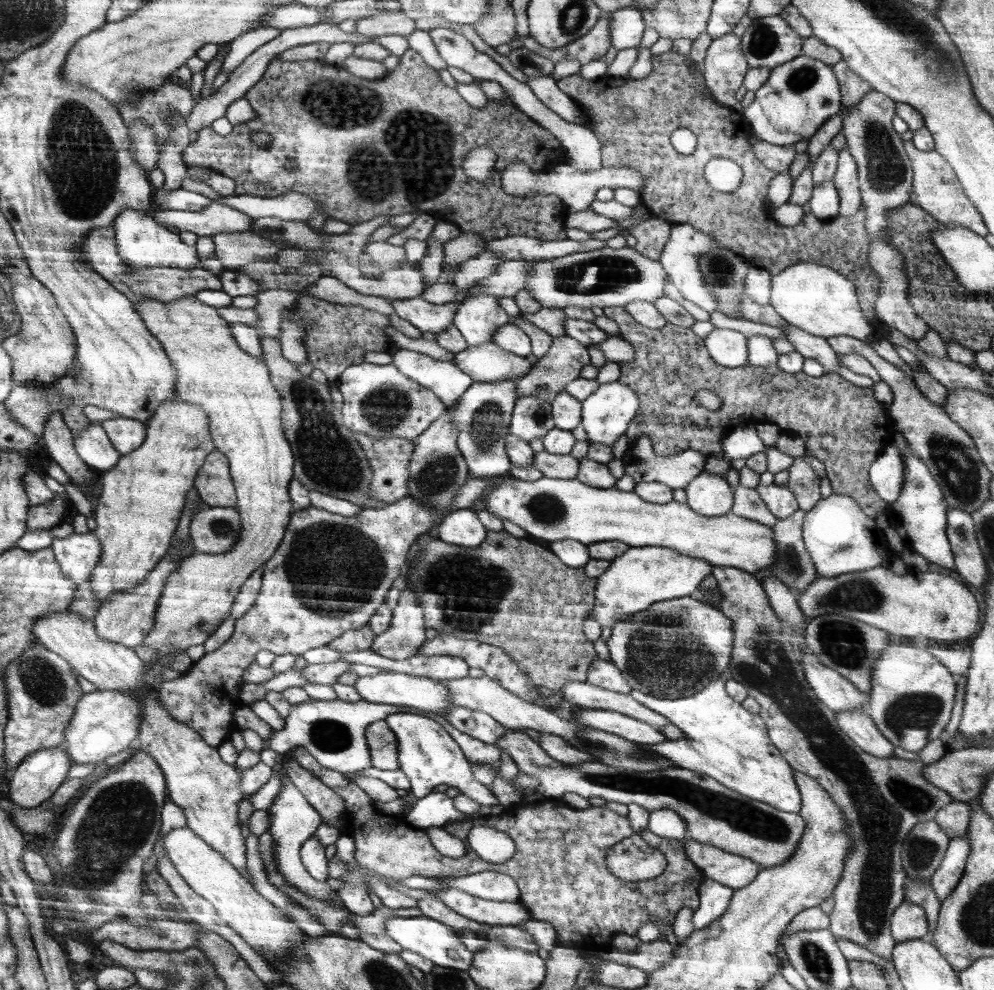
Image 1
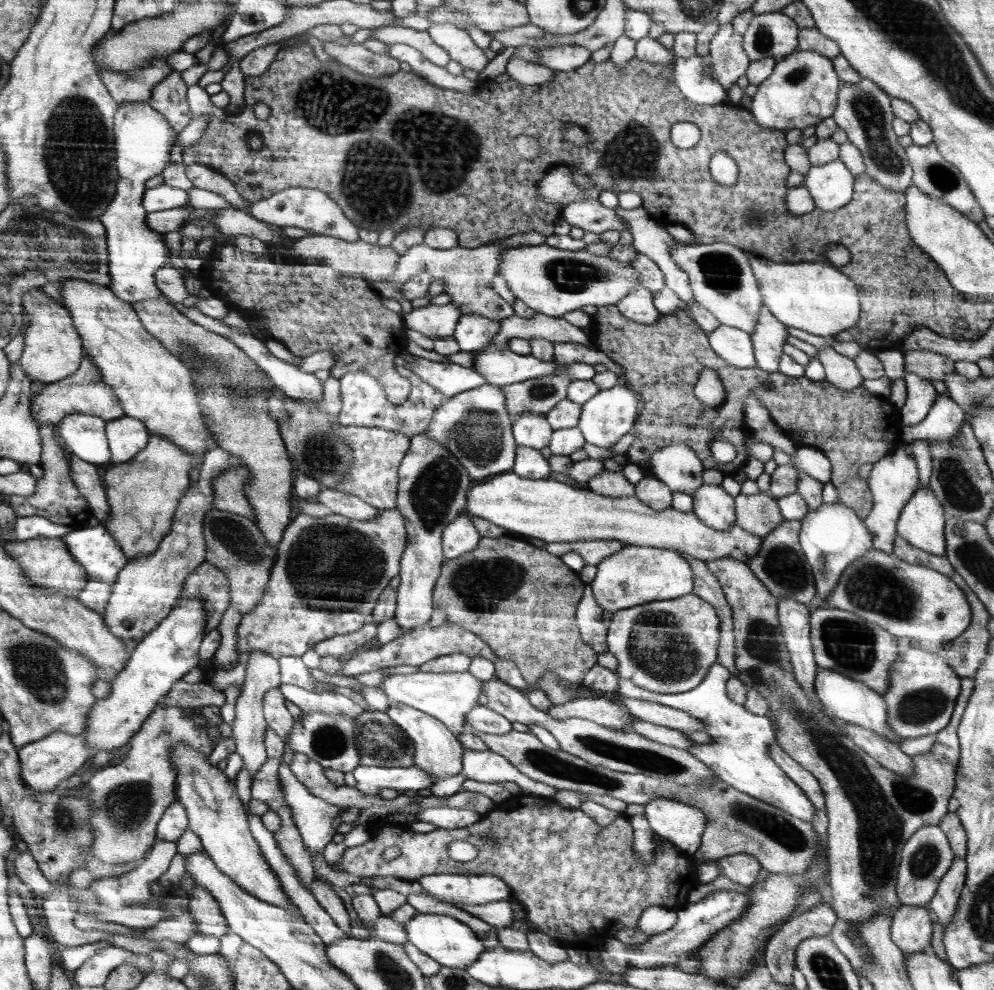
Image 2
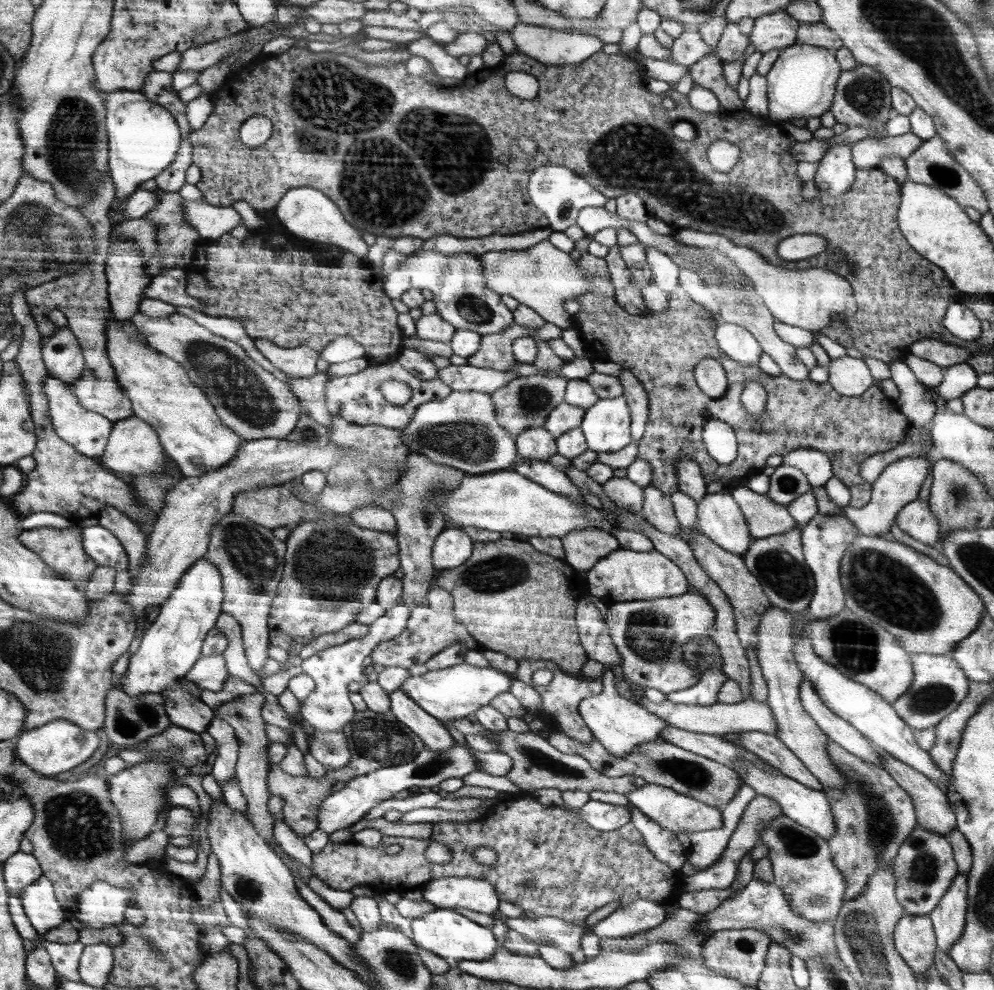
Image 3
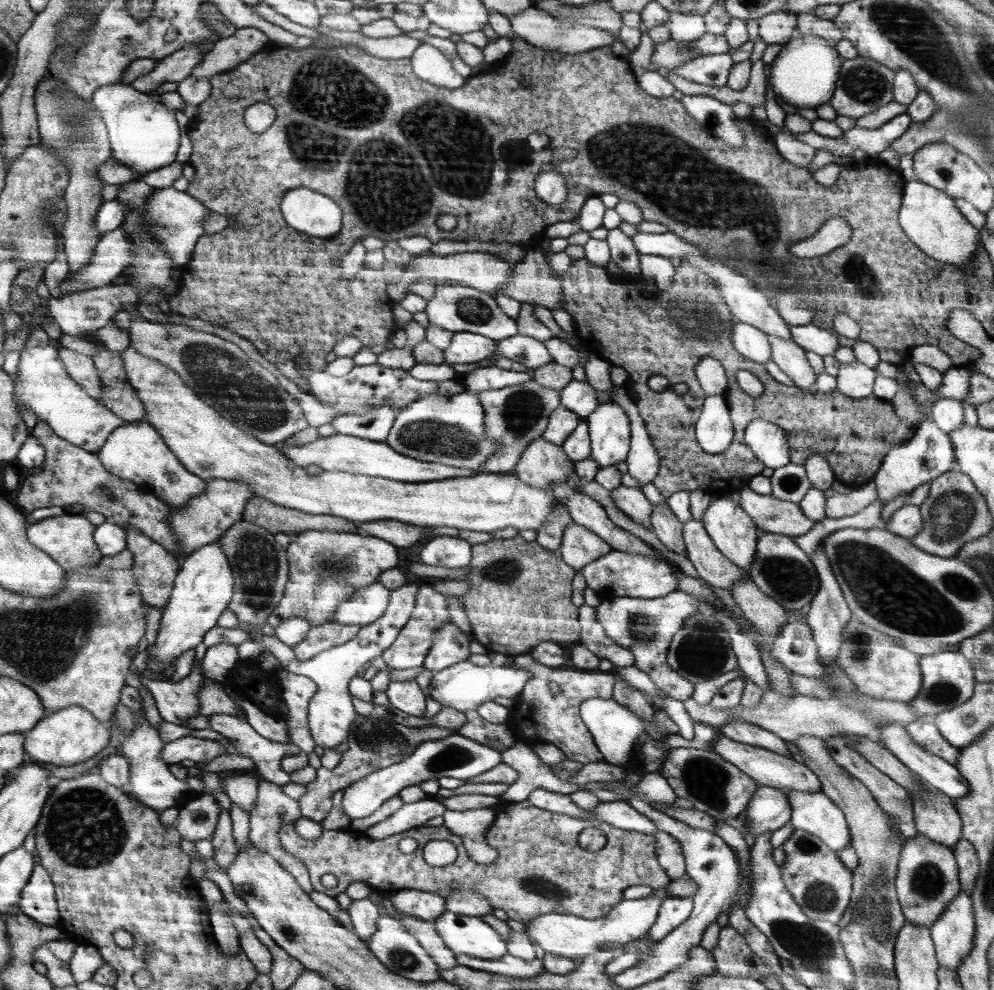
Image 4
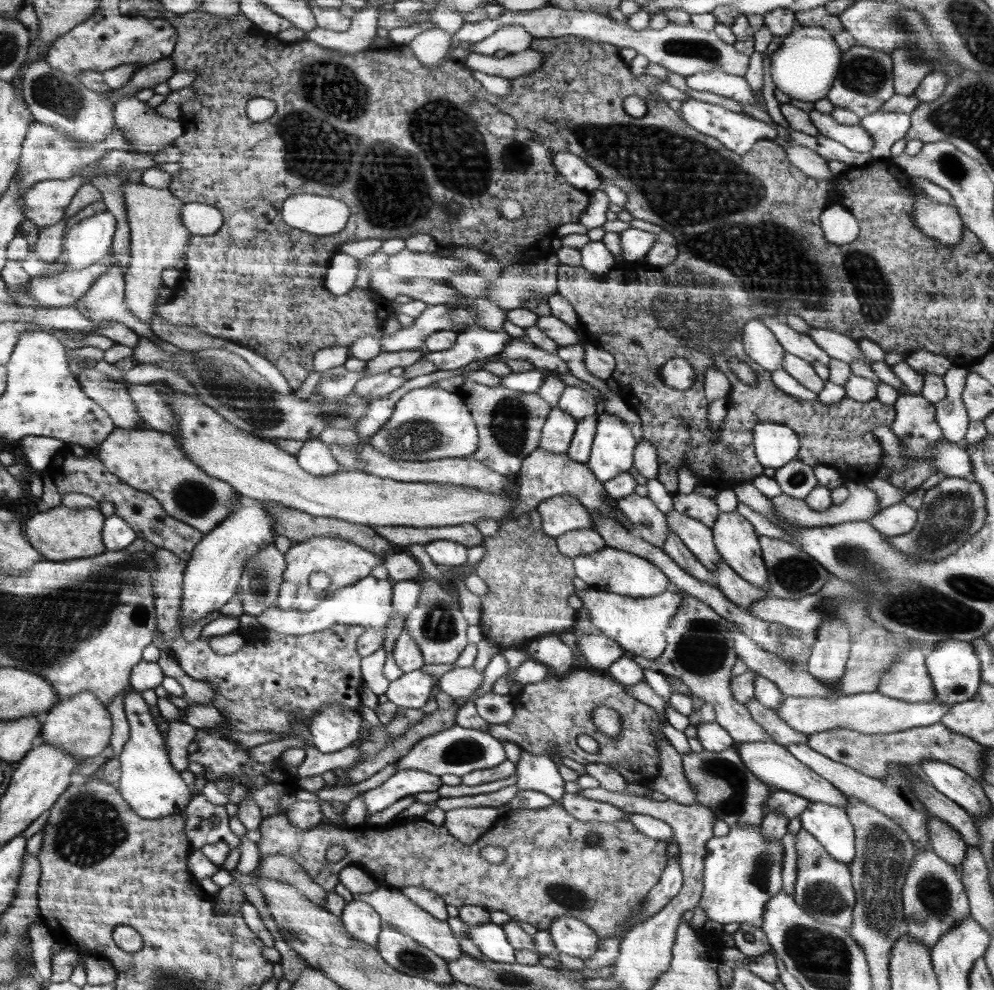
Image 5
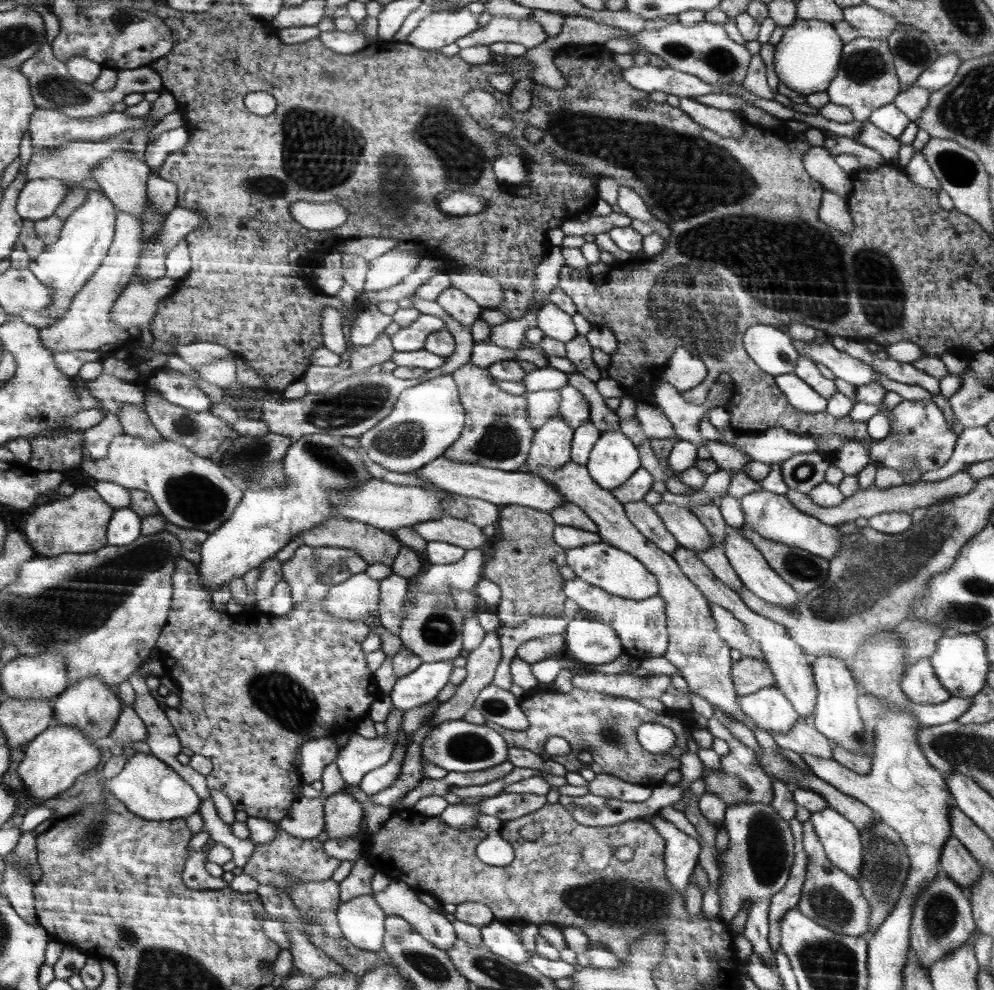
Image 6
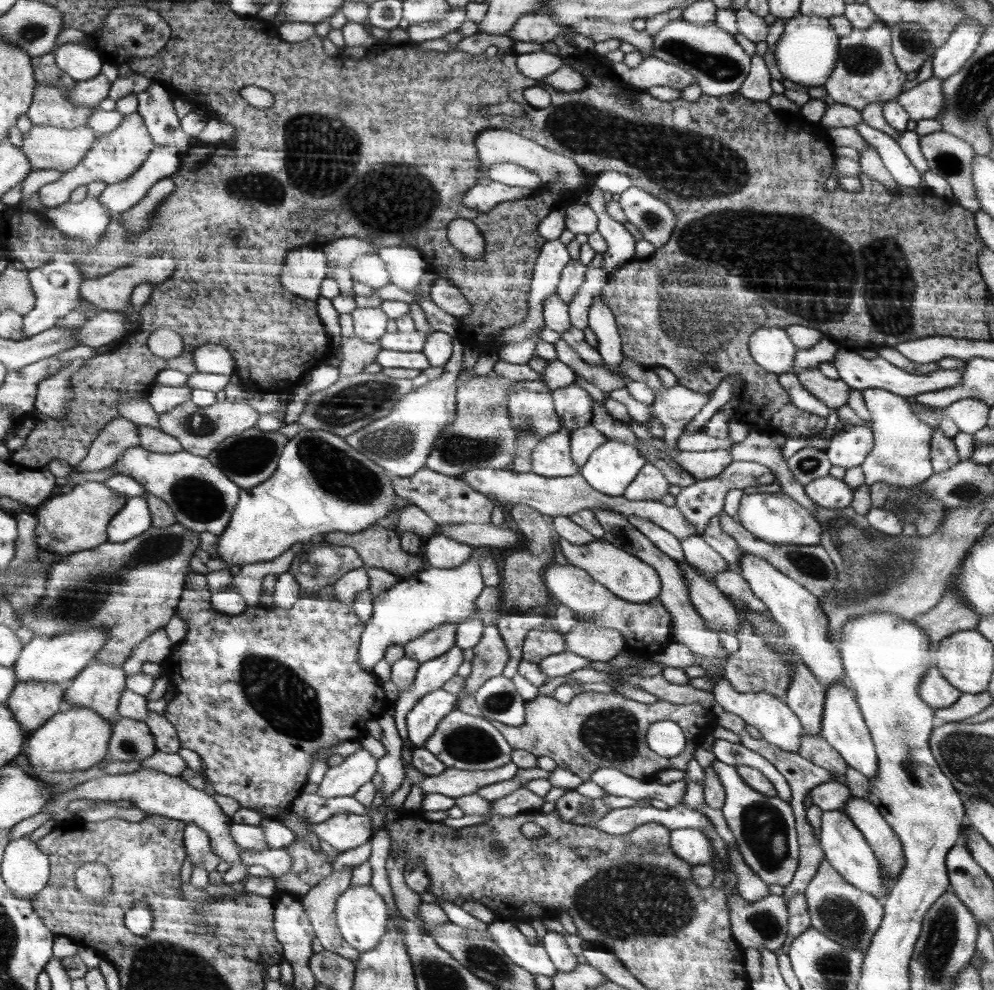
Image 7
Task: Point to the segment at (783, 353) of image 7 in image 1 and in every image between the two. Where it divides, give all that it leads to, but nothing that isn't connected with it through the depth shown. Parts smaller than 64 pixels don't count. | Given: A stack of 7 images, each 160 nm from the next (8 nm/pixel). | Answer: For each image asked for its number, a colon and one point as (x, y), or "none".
1: (727, 347)
2: (735, 346)
3: (739, 344)
4: (750, 342)
5: (760, 344)
6: (771, 349)

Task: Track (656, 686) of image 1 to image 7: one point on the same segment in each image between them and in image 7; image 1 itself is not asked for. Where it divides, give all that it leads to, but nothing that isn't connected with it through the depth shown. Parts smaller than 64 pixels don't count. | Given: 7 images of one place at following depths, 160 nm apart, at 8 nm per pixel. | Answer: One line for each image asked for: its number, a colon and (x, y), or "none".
2: (667, 646)
3: (650, 635)
4: (646, 627)
5: (638, 625)
6: (642, 625)
7: (648, 630)

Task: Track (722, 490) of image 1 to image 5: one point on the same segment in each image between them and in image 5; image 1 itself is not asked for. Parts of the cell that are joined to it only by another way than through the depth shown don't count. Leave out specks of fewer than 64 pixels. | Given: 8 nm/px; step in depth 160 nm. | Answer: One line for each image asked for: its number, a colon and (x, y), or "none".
2: (714, 507)
3: (719, 518)
4: (734, 534)
5: (735, 539)

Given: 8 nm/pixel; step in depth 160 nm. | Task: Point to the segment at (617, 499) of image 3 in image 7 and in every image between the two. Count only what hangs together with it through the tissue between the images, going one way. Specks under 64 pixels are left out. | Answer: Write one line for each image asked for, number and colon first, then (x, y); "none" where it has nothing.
4: (632, 501)
5: (652, 525)
6: (645, 518)
7: (669, 544)

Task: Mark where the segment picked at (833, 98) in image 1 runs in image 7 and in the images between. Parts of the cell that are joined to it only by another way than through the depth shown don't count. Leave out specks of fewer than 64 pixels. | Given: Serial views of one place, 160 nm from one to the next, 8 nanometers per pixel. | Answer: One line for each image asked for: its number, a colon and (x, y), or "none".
2: (802, 90)
3: (801, 84)
4: (804, 74)
5: (805, 66)
6: (806, 60)
7: (806, 53)

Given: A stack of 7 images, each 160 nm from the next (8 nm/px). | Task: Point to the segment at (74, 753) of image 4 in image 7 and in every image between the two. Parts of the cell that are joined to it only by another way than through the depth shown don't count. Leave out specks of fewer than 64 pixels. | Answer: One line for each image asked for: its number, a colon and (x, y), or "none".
5: (81, 725)
6: (88, 704)
7: (100, 686)

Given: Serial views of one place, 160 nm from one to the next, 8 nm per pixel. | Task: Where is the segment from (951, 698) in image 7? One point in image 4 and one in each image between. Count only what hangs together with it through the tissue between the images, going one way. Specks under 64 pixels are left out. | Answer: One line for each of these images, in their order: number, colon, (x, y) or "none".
4: (880, 667)
5: (908, 679)
6: (919, 683)

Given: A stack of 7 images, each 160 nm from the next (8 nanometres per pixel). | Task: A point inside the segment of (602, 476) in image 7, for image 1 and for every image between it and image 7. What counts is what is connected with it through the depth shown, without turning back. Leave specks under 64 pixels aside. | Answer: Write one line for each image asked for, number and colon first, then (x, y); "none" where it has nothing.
1: (608, 411)
2: (609, 415)
3: (607, 425)
4: (609, 425)
5: (613, 447)
6: (614, 459)

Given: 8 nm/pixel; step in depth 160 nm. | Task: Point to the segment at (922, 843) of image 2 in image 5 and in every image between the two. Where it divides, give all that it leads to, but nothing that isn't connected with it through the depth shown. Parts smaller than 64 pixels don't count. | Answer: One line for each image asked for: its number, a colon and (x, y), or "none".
3: (924, 867)
4: (927, 879)
5: (934, 900)

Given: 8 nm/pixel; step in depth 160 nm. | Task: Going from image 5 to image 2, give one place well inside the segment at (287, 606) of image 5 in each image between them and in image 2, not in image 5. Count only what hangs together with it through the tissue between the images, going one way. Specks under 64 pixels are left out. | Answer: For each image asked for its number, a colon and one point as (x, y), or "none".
2: (331, 571)
3: (331, 571)
4: (337, 564)

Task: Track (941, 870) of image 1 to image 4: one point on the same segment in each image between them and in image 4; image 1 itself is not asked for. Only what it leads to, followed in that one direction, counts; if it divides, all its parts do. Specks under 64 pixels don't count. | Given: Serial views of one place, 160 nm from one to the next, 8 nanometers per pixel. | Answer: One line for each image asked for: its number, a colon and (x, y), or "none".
2: (943, 904)
3: (948, 918)
4: (953, 933)

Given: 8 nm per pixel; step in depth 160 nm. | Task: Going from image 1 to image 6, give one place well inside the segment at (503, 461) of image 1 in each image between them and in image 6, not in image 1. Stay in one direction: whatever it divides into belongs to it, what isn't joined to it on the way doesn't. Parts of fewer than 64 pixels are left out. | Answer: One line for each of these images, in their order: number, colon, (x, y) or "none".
2: (475, 426)
3: (461, 430)
4: (450, 430)
5: (431, 423)
6: (427, 419)

